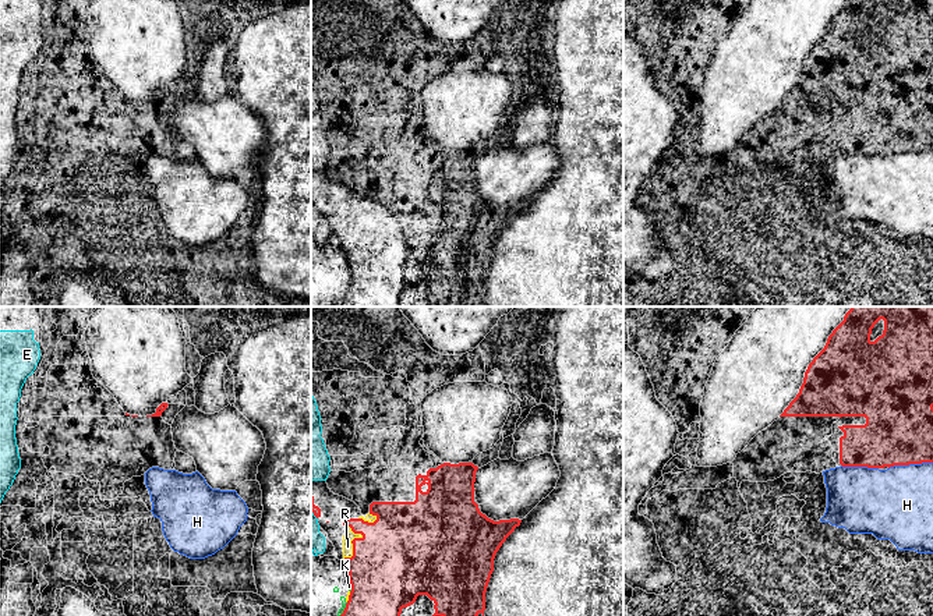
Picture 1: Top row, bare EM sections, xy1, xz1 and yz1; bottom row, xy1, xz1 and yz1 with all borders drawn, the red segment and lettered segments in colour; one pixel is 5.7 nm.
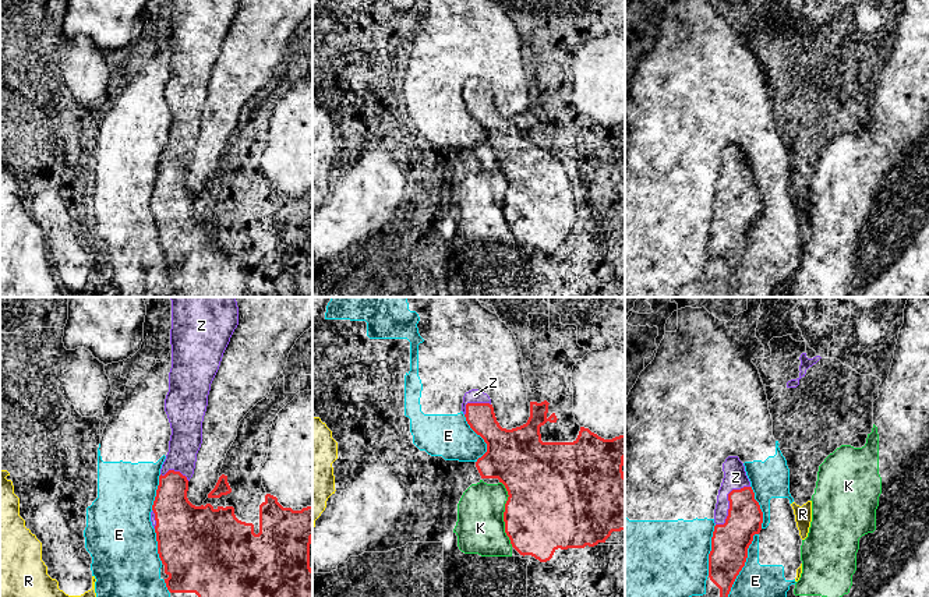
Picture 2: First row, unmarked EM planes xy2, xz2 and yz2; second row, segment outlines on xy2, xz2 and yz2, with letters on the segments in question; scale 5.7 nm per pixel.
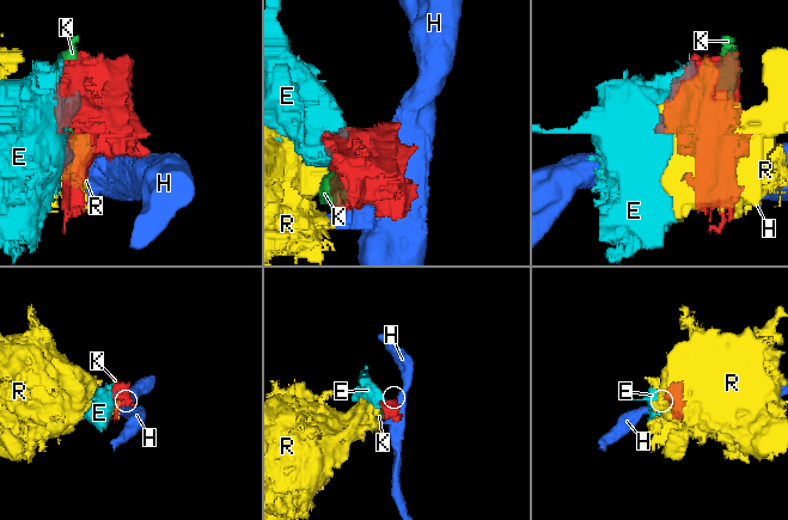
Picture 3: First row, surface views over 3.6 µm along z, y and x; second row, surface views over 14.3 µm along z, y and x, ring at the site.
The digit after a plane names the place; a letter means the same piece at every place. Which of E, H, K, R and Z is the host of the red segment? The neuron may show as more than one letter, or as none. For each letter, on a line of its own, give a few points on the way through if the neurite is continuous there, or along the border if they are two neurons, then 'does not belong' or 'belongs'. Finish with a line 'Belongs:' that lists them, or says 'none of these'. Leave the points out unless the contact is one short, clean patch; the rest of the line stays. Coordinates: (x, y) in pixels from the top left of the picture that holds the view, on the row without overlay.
E: does not belong
H: does not belong
K: does not belong
R: does not belong
Z: belongs
Belongs: Z

